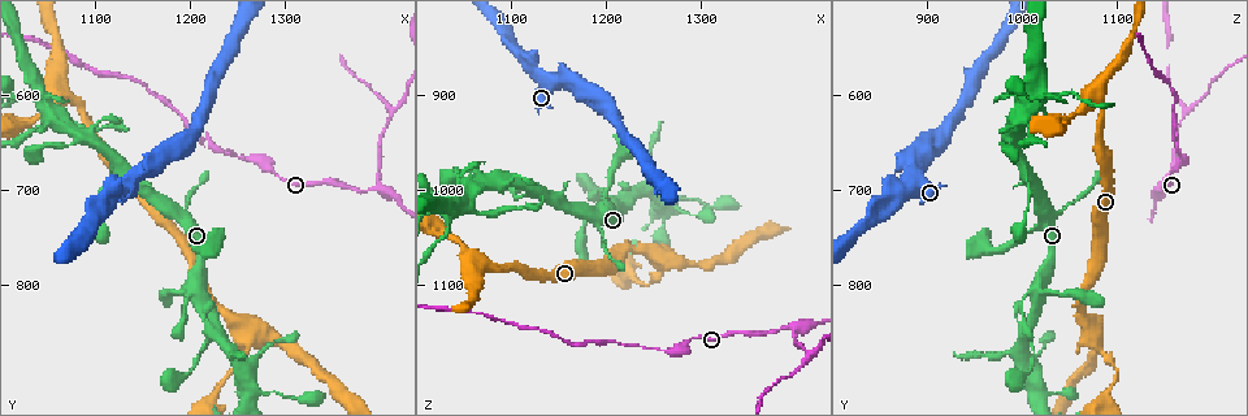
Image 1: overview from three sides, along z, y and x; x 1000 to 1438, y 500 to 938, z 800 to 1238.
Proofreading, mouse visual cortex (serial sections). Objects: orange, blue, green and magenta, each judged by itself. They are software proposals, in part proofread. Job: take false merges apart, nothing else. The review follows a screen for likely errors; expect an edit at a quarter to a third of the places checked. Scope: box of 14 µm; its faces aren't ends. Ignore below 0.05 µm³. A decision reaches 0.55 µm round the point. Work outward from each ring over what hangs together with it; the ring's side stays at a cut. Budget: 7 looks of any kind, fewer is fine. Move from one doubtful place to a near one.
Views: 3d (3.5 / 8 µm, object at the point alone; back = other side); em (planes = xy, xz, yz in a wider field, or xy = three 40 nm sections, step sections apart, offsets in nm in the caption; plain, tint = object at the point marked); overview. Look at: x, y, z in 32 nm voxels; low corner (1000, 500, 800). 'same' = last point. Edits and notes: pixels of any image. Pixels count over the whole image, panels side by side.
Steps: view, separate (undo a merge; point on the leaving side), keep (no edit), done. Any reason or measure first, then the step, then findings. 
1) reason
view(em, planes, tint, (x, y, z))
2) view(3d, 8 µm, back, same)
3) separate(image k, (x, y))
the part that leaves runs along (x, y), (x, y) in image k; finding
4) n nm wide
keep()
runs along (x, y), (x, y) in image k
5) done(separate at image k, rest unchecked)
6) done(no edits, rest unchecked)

sharp bend
view(3d, 3.5 µm, (1395, 695, 1150))

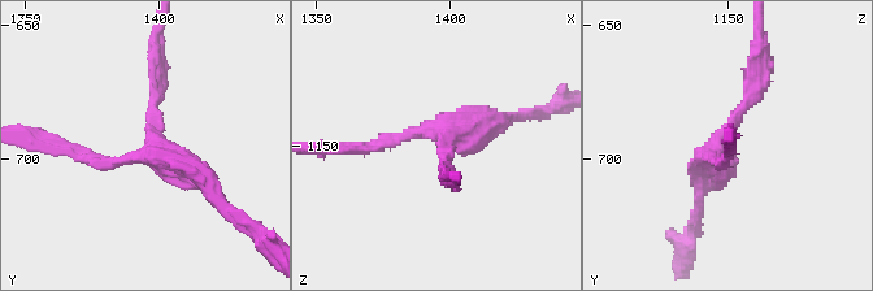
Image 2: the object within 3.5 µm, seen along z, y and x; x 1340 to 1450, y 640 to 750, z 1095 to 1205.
need the tissue
view(em, xy, step 2, tint, (1398, 697, 1146))

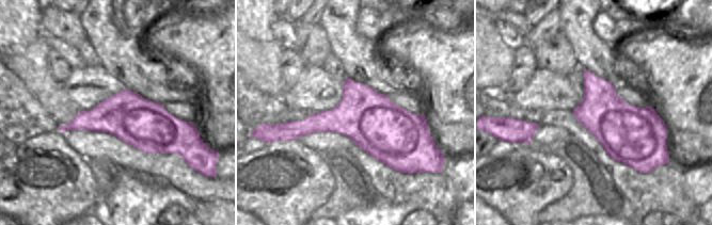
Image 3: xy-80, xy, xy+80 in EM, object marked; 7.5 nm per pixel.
3 arms
keep()
runs along (74, 151), (98, 163), (150, 155), (157, 75) in image 2; continuous, no second cell

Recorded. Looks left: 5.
sharp bend
view(3d, 3.5 µm, (1040, 600, 1020))

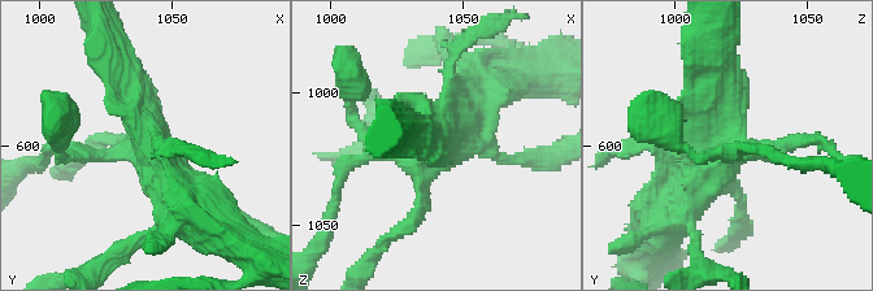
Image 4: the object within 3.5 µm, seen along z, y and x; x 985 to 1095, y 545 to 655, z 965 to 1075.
keep()
runs along (196, 216), (156, 160), (121, 69) in image 4; one cell here

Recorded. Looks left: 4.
sudden change in width
view(3d, 8 µm, (1195, 720, 1045))

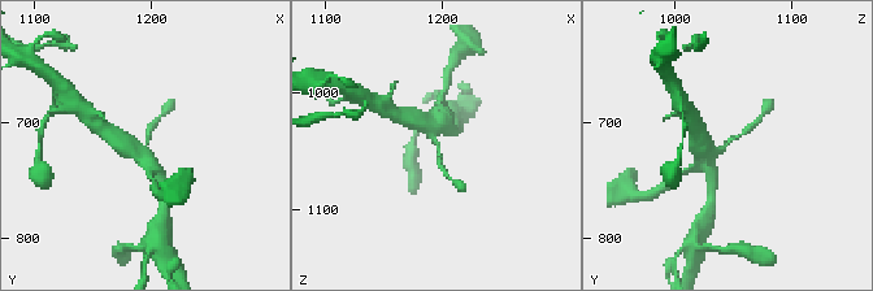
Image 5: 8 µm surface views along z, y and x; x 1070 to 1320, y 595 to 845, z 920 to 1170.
arms of 150, 300 nm
view(em, xy, step 1, tint, (1194, 718, 1048))

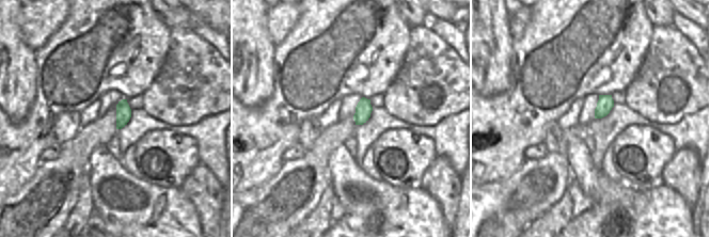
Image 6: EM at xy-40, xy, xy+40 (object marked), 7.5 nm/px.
keep()
runs along (709, 164), (711, 152), (755, 124) in image 5; all the same cell

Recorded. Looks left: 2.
done(no edits, rest unchecked)

